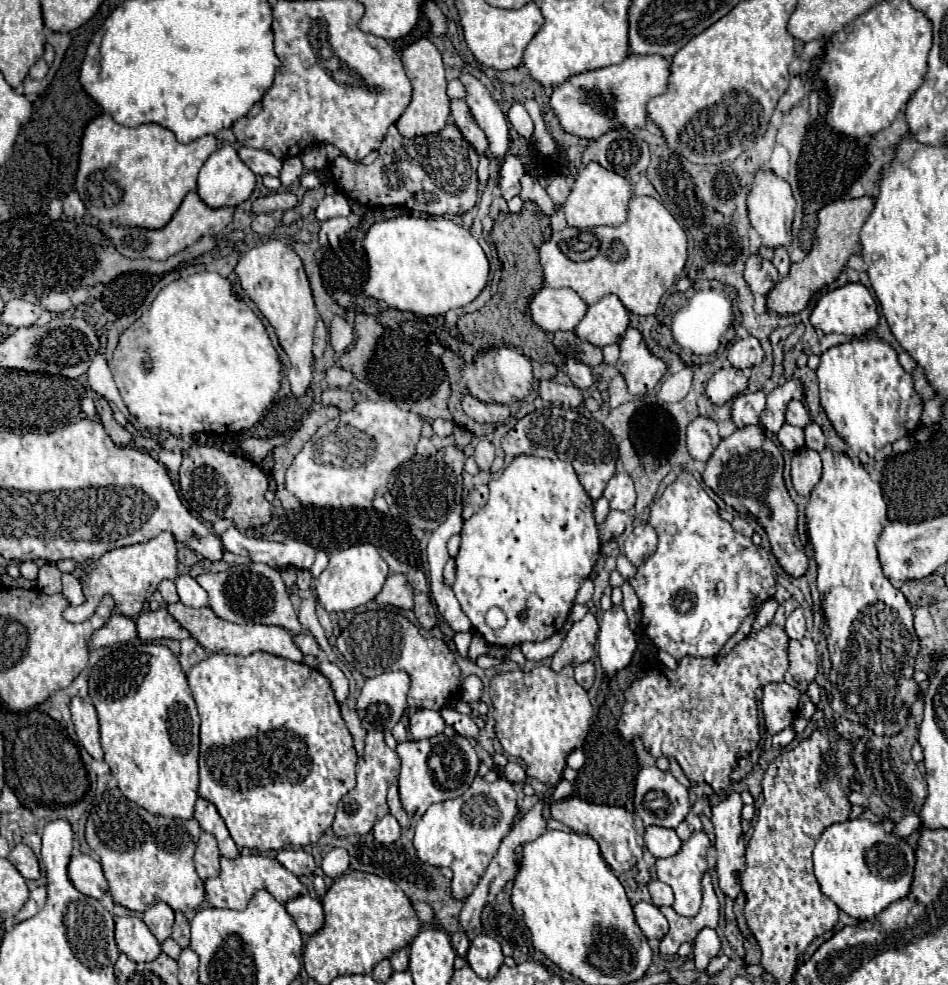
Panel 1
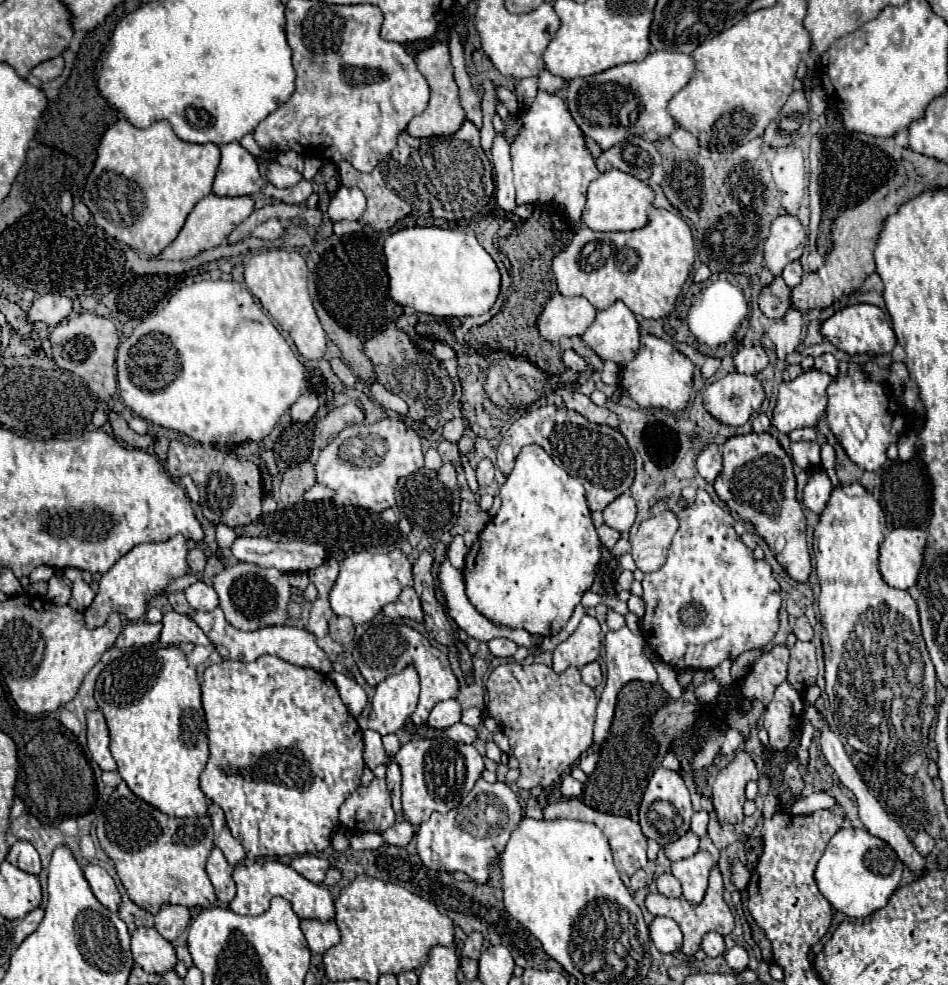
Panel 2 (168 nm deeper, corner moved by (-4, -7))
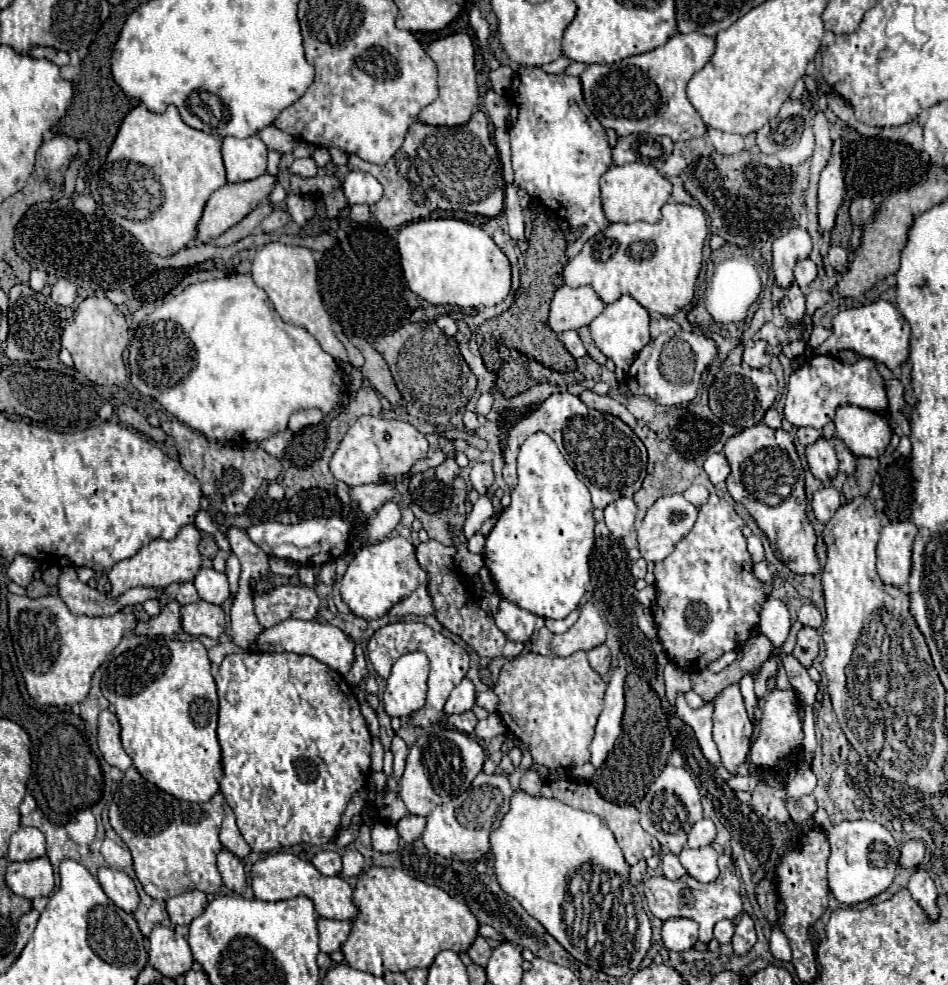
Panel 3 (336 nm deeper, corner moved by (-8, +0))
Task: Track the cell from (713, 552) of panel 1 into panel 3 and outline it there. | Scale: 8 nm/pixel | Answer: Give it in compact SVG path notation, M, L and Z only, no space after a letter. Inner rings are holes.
M712 493L710 501L700 507L698 521L688 537L684 537L676 549L654 567L654 585L658 591L654 621L658 627L658 637L670 661L674 661L684 671L702 671L726 651L734 651L744 641L748 641L752 629L758 627L756 609L760 607L760 601L772 593L772 585L762 585L752 573L752 561L746 551L746 537L742 535L742 527L744 521L734 511L734 505Z

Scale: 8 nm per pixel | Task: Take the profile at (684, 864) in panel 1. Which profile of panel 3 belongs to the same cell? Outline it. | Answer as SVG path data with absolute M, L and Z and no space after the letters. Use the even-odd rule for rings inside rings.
M684 847L680 853L680 863L686 867L688 875L698 879L700 883L712 883L718 877L718 853L712 847L690 849Z

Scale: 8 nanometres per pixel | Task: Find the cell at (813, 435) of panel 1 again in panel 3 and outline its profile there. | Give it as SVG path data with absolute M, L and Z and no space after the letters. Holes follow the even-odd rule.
M840 443L836 445L836 455L838 455L838 461L840 461L840 471L846 473L846 475L852 475L856 471L856 457Z

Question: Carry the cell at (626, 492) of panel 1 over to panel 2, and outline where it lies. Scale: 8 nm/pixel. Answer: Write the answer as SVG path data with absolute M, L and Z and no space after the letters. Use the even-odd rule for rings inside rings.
M624 492L604 508L604 522L618 532L628 532L630 526L634 524L634 518L636 518L636 502L630 492Z

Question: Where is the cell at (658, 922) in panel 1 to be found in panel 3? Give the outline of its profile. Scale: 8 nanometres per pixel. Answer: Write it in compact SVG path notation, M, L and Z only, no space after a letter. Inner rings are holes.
M668 919L662 927L662 941L670 951L688 951L698 941L698 925L692 919Z

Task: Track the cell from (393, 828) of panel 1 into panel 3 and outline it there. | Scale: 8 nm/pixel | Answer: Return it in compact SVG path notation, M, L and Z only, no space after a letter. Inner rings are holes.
M406 815L404 819L400 819L400 821L398 821L396 829L398 829L400 837L402 837L406 843L412 843L412 841L416 841L416 839L422 835L424 825L426 825L426 817Z

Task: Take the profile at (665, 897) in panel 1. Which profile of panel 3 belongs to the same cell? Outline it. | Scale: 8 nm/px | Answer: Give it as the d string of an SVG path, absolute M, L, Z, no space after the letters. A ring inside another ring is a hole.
M666 853L662 857L662 871L668 879L680 879L686 875L686 869L682 867L682 863L678 861L678 857L674 853Z

